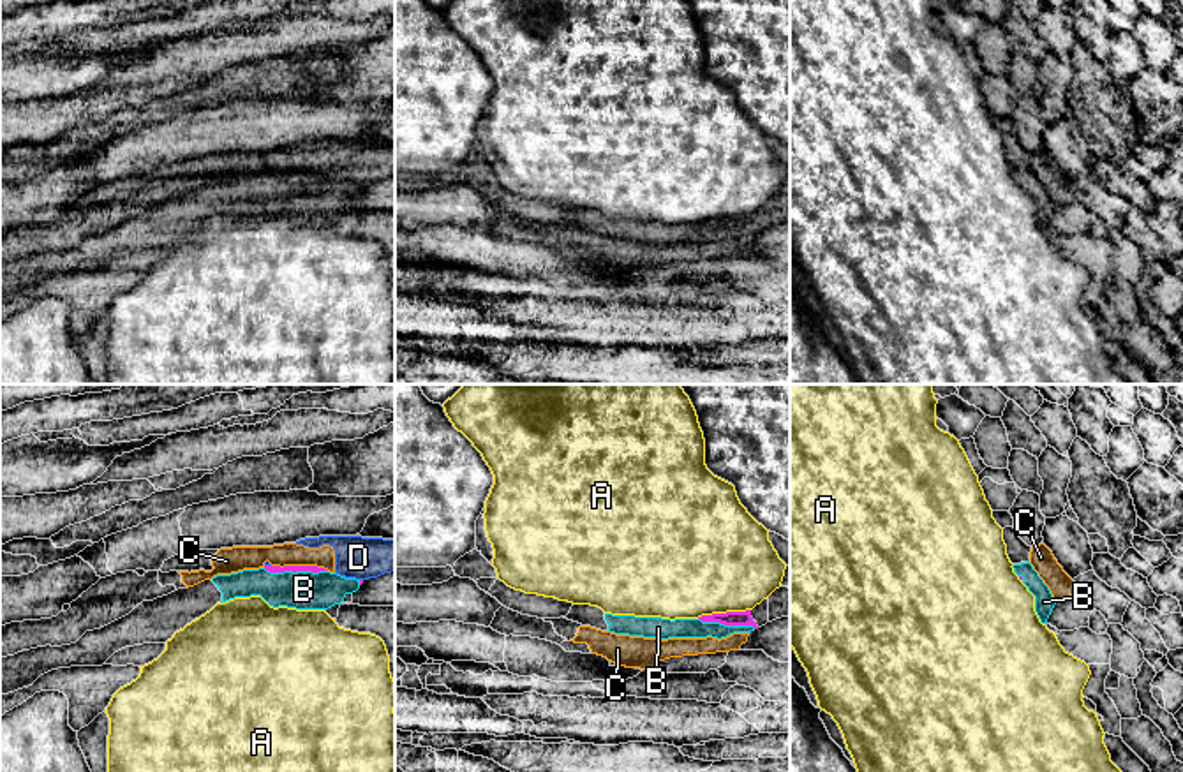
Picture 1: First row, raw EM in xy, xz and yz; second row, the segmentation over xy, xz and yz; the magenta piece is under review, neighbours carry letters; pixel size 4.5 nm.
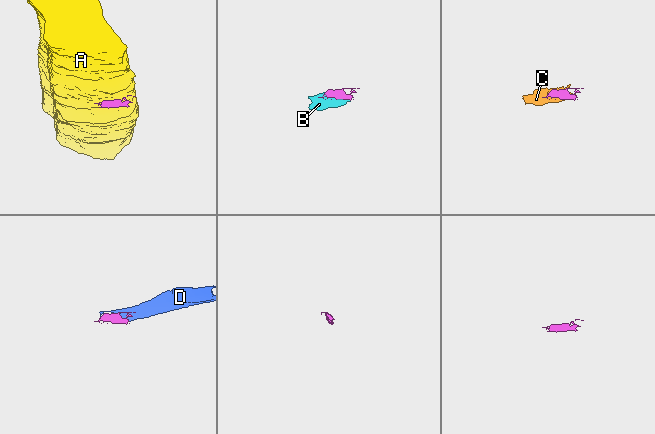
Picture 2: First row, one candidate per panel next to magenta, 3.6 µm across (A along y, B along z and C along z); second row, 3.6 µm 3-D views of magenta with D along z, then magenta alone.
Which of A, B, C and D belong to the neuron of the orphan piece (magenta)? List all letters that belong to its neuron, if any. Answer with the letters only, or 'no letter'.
B

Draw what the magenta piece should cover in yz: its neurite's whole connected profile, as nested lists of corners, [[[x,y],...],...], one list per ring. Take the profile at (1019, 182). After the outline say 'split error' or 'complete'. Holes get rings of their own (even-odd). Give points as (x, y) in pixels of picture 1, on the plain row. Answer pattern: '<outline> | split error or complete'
[[[1028,167],[1014,169],[1014,178],[1019,185],[1028,192],[1028,196],[1035,201],[1035,217],[1042,229],[1047,229],[1047,224],[1056,210],[1049,192]]] | split error

